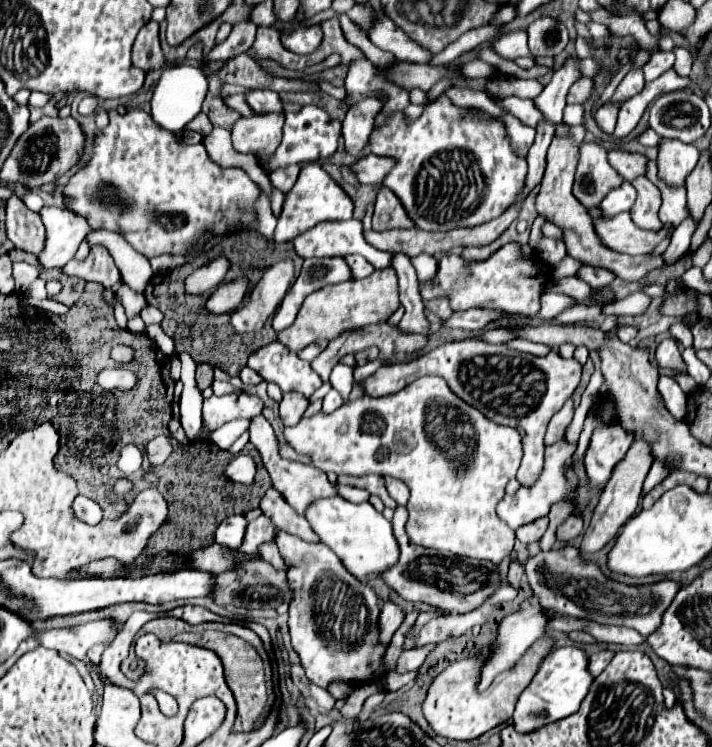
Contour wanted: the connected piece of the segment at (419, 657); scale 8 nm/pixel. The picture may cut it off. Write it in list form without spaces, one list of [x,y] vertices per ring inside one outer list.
[[[422,645],[422,647],[416,647],[412,651],[402,651],[398,661],[396,661],[396,671],[398,673],[406,673],[406,671],[414,671],[418,669],[424,659],[434,651],[436,645]]]

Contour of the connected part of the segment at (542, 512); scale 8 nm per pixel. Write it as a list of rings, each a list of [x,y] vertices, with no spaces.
[[[560,439],[552,445],[546,445],[546,453],[544,453],[544,469],[540,473],[540,477],[536,479],[534,485],[530,487],[520,487],[514,495],[506,495],[504,499],[498,503],[496,513],[498,517],[508,523],[510,529],[518,529],[526,523],[538,521],[542,517],[548,517],[550,507],[558,501],[570,501],[574,507],[574,515],[582,515],[582,511],[578,509],[578,487],[580,487],[580,479],[572,467],[572,455],[576,451],[576,443],[570,443],[566,439]]]

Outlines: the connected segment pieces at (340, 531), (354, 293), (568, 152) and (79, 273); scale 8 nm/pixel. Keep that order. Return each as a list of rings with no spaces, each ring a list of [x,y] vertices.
[[[342,497],[316,499],[306,509],[304,517],[308,519],[314,533],[320,535],[320,541],[334,549],[344,567],[360,581],[368,575],[380,575],[386,571],[386,567],[392,567],[398,561],[400,551],[392,535],[392,523],[386,521],[382,513],[378,513],[368,501],[350,503]]]
[[[380,269],[374,271],[366,279],[352,279],[337,285],[326,285],[312,295],[306,297],[302,309],[298,311],[296,321],[278,333],[278,341],[286,345],[290,351],[298,353],[306,345],[314,343],[316,339],[336,339],[344,331],[364,329],[368,325],[376,325],[386,321],[396,309],[400,307],[398,301],[398,279],[394,269]]]
[[[570,125],[570,131],[566,137],[554,135],[554,139],[548,147],[548,165],[546,165],[542,183],[540,183],[540,193],[536,197],[536,209],[540,215],[544,215],[548,221],[552,221],[554,225],[558,225],[562,229],[564,243],[566,243],[570,257],[574,257],[586,265],[604,267],[624,281],[640,281],[648,271],[664,265],[662,257],[652,257],[652,255],[630,257],[630,255],[622,255],[622,253],[616,253],[616,251],[604,247],[600,243],[600,237],[594,233],[594,227],[592,227],[586,207],[582,207],[582,203],[578,203],[578,199],[572,195],[574,171],[576,171],[576,163],[578,163],[578,143],[584,141],[584,135],[586,135],[586,129],[582,125]]]
[[[94,245],[90,249],[90,255],[88,255],[86,261],[68,263],[66,271],[74,273],[80,279],[96,281],[96,283],[102,283],[102,285],[116,285],[120,281],[118,267],[116,267],[112,255],[108,253],[108,249],[102,247],[102,245]]]

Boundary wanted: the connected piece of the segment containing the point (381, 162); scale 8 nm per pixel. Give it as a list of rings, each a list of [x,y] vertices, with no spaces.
[[[362,155],[352,163],[360,185],[380,185],[384,175],[394,167],[392,159],[378,155]]]

